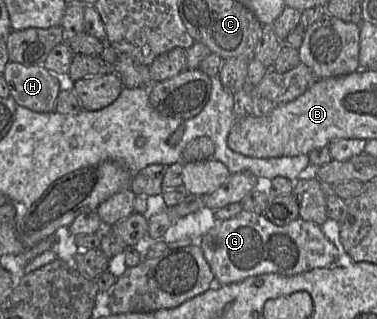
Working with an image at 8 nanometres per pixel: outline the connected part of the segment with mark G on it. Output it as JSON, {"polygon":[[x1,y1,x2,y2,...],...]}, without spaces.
{"polygon":[[242,211,233,218,217,221,215,226,194,244,197,244,203,251,204,257,215,276,215,285,240,282,246,278,267,273,290,276,315,268,339,266,337,265,338,250,324,235,321,227,314,222,305,221,300,217,287,225,277,226,262,214]]}

